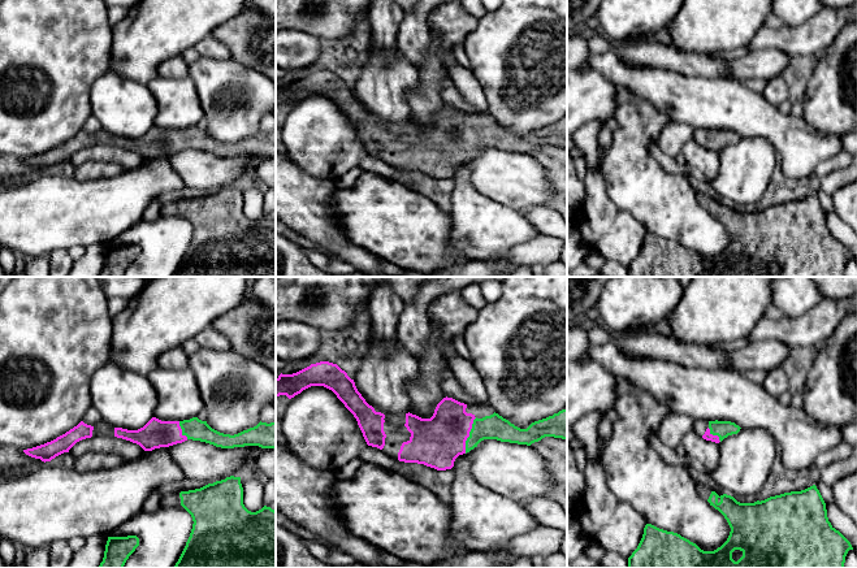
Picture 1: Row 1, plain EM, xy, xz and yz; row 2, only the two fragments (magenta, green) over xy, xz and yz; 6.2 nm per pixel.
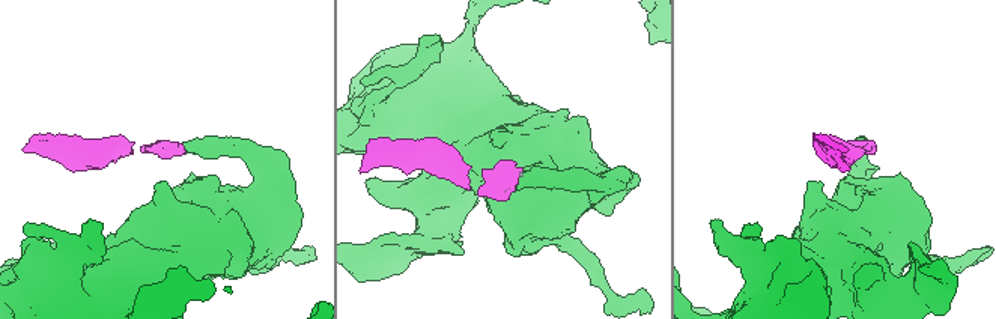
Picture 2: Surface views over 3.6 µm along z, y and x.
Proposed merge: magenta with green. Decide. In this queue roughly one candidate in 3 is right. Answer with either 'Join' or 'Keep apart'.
Join

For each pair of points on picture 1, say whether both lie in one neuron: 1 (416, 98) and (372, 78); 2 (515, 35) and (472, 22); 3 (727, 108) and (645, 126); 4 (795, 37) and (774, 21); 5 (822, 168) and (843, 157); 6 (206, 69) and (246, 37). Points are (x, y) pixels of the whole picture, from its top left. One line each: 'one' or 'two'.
1: two
2: two
3: two
4: two
5: one
6: two

